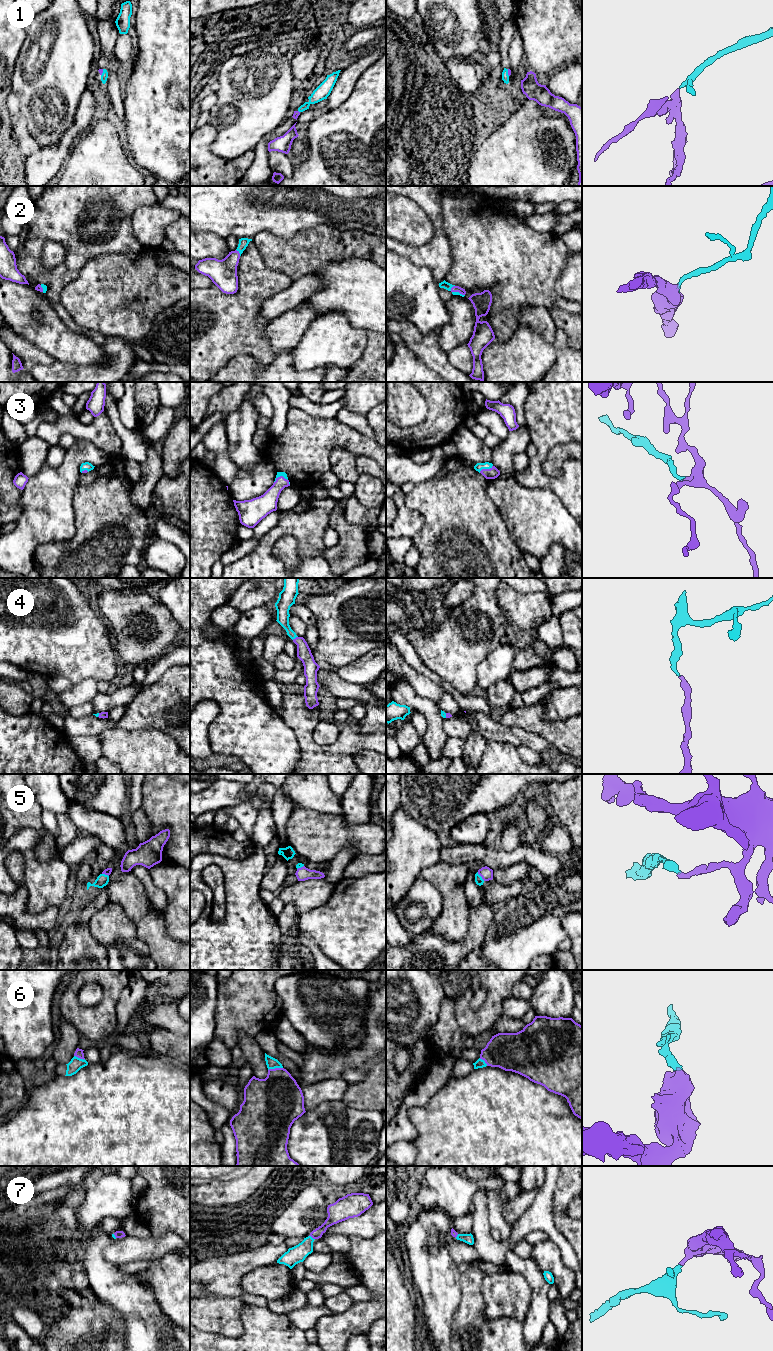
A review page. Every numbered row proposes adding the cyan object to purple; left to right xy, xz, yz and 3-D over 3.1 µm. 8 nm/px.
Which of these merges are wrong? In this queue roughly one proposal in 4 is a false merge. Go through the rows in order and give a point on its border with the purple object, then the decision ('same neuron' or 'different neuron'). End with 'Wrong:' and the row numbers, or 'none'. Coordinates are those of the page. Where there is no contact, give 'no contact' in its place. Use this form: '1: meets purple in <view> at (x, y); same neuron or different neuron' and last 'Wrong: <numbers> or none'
1: meets purple in yz at (508, 72); same neuron
2: meets purple in xz at (238, 252); same neuron
3: meets purple in xz at (280, 476); same neuron
4: meets purple in xz at (295, 638); same neuron
5: meets purple in yz at (480, 875); same neuron
6: meets purple in xz at (275, 1068); same neuron
7: meets purple in xz at (312, 1237); same neuron
Wrong: none

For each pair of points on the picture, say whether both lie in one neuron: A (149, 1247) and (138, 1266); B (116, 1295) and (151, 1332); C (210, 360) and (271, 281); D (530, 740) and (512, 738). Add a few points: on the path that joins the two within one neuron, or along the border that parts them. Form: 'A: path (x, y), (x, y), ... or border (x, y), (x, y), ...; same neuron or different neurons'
A: border (151, 1260), (133, 1260), (119, 1264); different neurons
B: path (125, 1304), (142, 1324); same neuron
C: path (212, 338), (240, 310), (242, 300), (249, 292); same neuron
D: path (526, 738), (516, 738); same neuron

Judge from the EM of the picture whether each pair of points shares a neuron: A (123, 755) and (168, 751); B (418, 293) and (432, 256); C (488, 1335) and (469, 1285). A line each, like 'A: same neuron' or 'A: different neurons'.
A: same neuron
B: different neurons
C: same neuron

